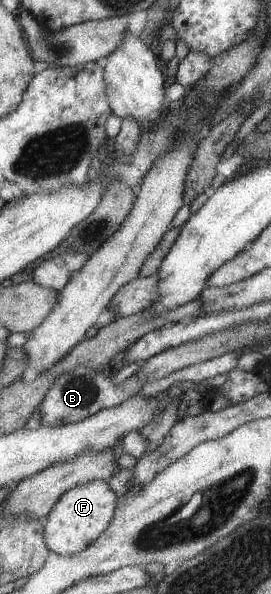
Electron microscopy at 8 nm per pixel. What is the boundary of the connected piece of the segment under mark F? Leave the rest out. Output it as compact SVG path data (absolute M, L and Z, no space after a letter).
M94 480L87 484L80 484L67 491L51 511L45 522L46 543L51 552L61 556L73 556L87 550L111 526L118 509L117 493L111 489L109 480Z

